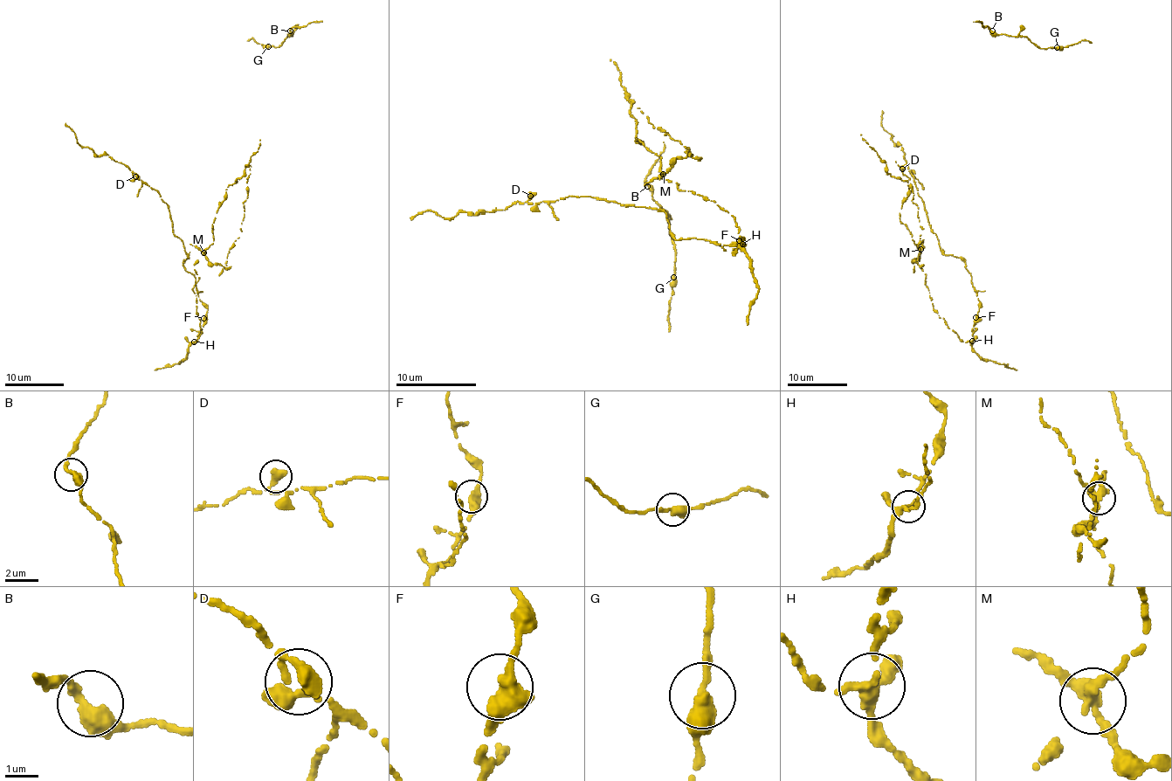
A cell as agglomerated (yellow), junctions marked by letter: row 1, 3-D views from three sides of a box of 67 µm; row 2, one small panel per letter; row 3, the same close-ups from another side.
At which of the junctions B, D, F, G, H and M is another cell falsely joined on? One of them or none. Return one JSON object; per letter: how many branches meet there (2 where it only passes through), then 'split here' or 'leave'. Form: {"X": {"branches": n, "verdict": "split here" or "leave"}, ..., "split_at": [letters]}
{"B": {"branches": 2, "verdict": "leave"}, "D": {"branches": 2, "verdict": "leave"}, "F": {"branches": 2, "verdict": "leave"}, "G": {"branches": 2, "verdict": "leave"}, "H": {"branches": 3, "verdict": "leave"}, "M": {"branches": 3, "verdict": "split here"}, "split_at": ["M"]}

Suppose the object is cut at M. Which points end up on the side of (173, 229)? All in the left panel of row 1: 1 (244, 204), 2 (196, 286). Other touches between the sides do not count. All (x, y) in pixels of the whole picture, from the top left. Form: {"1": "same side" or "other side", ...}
{"1": "other side", "2": "same side"}

